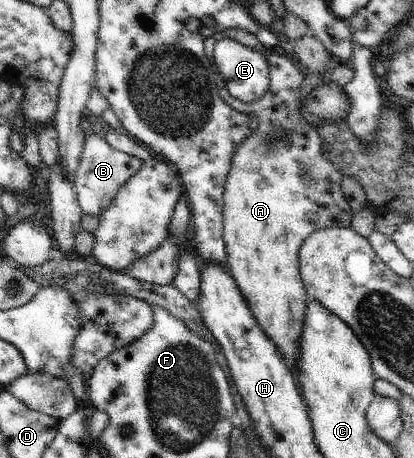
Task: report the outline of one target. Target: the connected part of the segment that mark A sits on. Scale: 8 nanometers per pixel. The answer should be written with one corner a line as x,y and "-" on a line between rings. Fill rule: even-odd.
268,50
269,87
266,94
255,103
243,103
228,94
226,83
216,66
216,87
220,98
231,109
247,115
254,115
259,127
252,136
238,145
233,156
225,191
224,200
224,242
227,254
227,265
230,264
232,278
236,280
242,296
250,306
250,312
262,332
278,349
292,374
298,372
299,352
305,310
309,301
299,267
299,250
307,236
314,231
328,228
350,227
354,212
348,205
340,189
343,172
323,157
323,140
312,125
303,122
299,113
301,104
301,84
304,76
288,57
-
302,169
308,170
311,181
302,177

